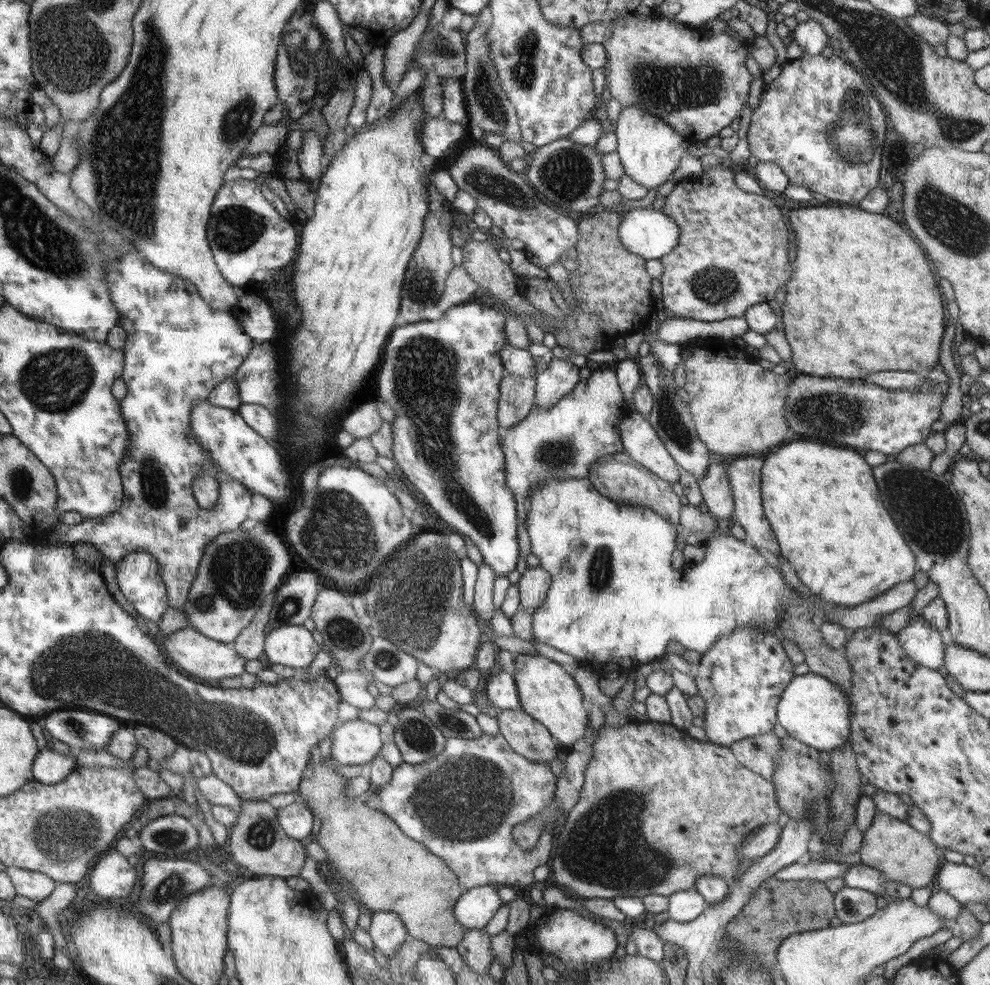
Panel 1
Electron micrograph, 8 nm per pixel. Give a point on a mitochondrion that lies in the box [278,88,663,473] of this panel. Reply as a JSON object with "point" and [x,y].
{"point":[566,175]}

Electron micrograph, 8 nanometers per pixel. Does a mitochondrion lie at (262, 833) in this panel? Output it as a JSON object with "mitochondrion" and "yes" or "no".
{"mitochondrion":"yes"}

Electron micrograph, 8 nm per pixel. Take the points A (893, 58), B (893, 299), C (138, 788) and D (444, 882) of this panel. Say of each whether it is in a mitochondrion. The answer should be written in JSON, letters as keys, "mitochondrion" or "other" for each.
{"A":"mitochondrion","B":"other","C":"other","D":"other"}

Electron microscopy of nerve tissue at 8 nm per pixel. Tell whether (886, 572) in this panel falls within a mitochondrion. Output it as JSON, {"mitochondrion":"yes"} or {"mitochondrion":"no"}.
{"mitochondrion":"no"}

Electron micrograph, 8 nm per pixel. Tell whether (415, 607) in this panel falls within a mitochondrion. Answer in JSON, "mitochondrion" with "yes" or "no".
{"mitochondrion":"yes"}

